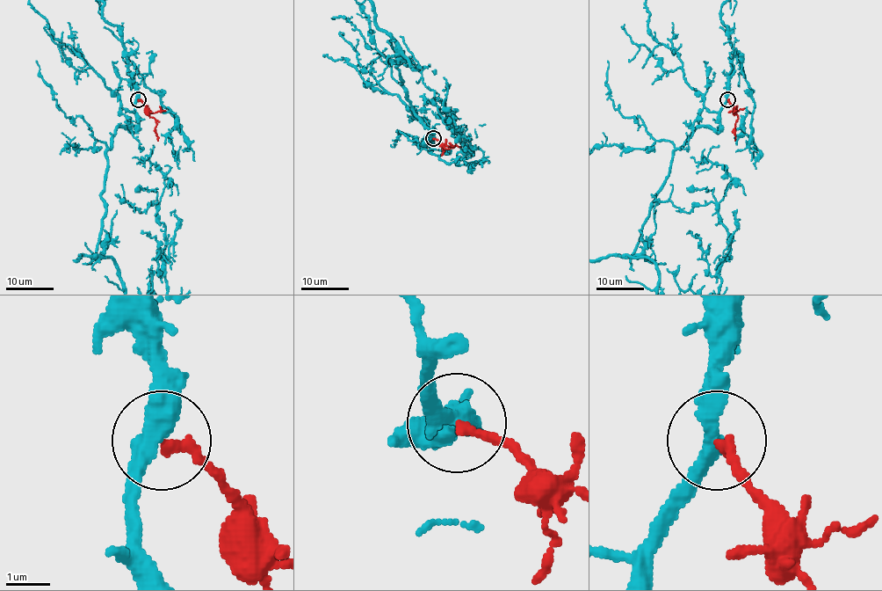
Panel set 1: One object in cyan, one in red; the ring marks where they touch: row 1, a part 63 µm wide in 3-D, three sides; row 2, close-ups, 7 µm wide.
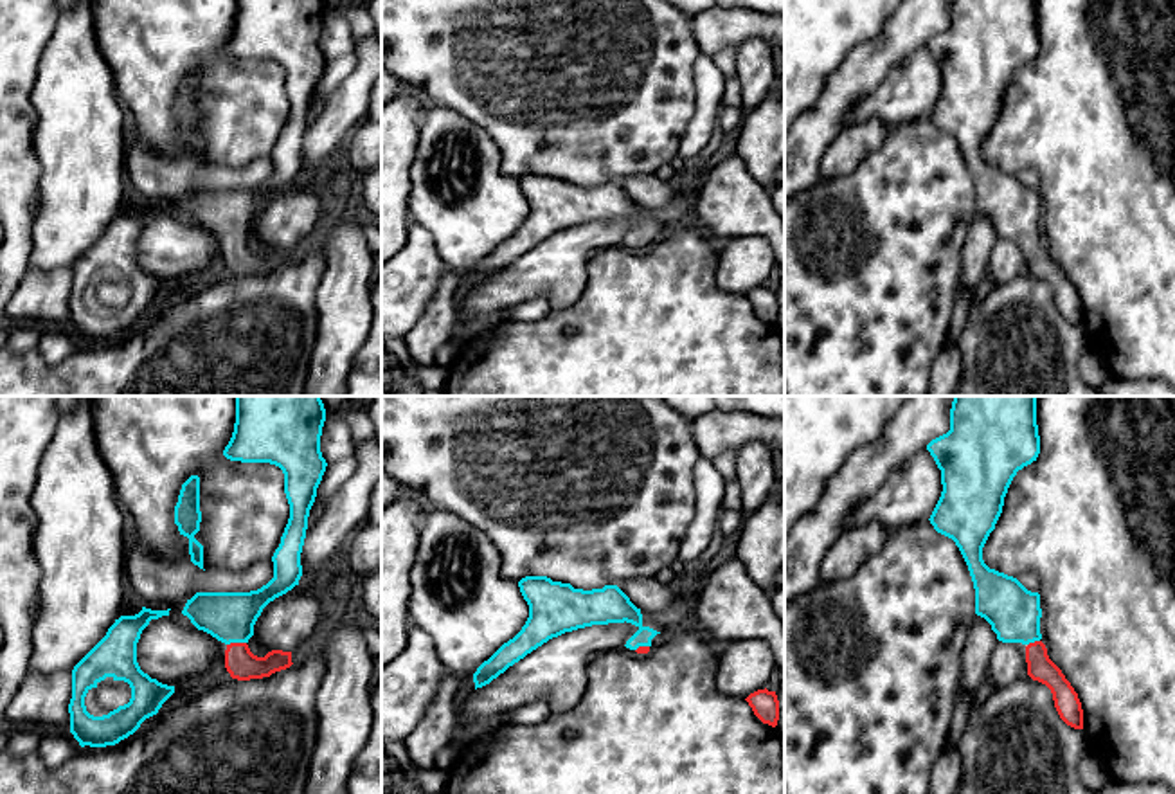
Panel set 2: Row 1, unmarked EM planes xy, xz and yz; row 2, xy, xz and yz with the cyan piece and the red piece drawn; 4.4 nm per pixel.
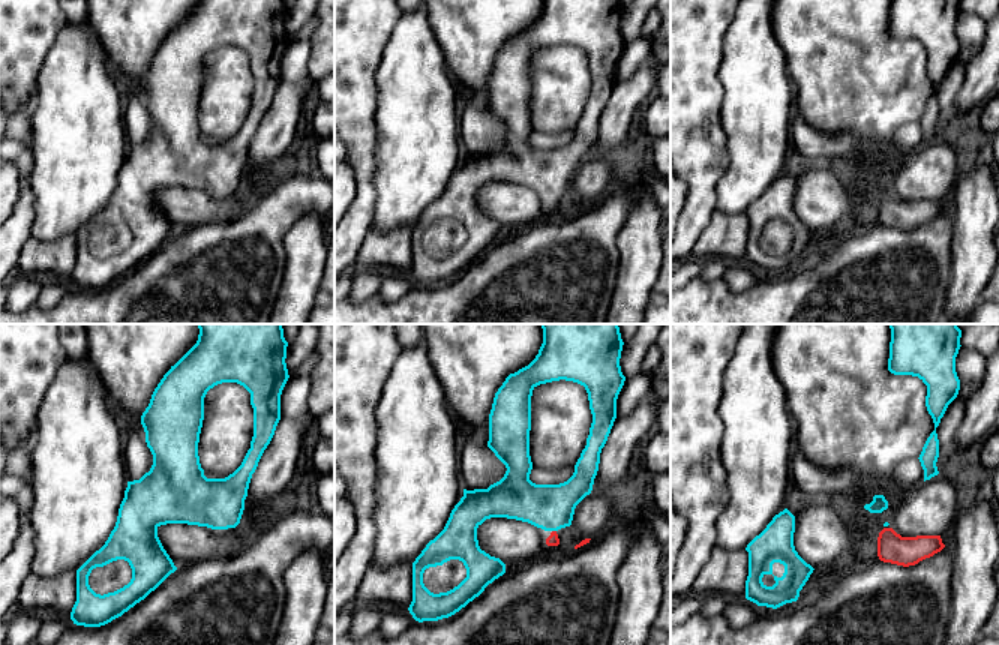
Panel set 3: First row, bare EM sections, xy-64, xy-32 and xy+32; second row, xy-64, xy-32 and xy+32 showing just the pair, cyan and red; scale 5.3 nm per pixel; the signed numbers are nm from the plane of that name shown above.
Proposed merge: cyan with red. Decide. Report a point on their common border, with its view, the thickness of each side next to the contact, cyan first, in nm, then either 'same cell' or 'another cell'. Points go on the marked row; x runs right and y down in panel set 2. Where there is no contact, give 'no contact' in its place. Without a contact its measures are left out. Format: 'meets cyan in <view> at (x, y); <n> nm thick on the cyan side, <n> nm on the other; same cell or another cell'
meets cyan in xy at (236, 641); 220 nm thick on the cyan side, 140 nm on the other; same cell

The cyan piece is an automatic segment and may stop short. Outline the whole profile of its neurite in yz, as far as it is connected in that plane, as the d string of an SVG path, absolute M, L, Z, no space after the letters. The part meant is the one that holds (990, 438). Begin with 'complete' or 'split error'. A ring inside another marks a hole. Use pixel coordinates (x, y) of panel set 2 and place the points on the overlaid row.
split error; M954 396L950 430L927 445L941 470L941 497L930 515L934 529L955 542L975 589L975 614L984 618L1002 643L1026 646L1027 675L1045 684L1060 718L1083 729L1083 709L1078 693L1062 670L1049 659L1040 641L1040 594L1027 591L1017 578L990 569L982 560L982 547L1002 513L1004 497L1018 470L1036 461L1040 436L1036 425L1038 396Z

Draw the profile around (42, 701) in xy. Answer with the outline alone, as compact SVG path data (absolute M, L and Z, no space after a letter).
M29 672L7 706L4 722L13 731L25 726L43 731L70 731L70 699L70 672L52 675Z

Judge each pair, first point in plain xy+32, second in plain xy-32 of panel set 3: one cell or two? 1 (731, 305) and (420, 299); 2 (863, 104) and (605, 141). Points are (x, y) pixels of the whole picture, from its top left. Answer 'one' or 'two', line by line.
1: one
2: two

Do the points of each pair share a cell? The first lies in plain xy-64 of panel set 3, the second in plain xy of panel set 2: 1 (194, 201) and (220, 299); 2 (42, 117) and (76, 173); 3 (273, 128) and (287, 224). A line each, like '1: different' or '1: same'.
1: different
2: same
3: different

